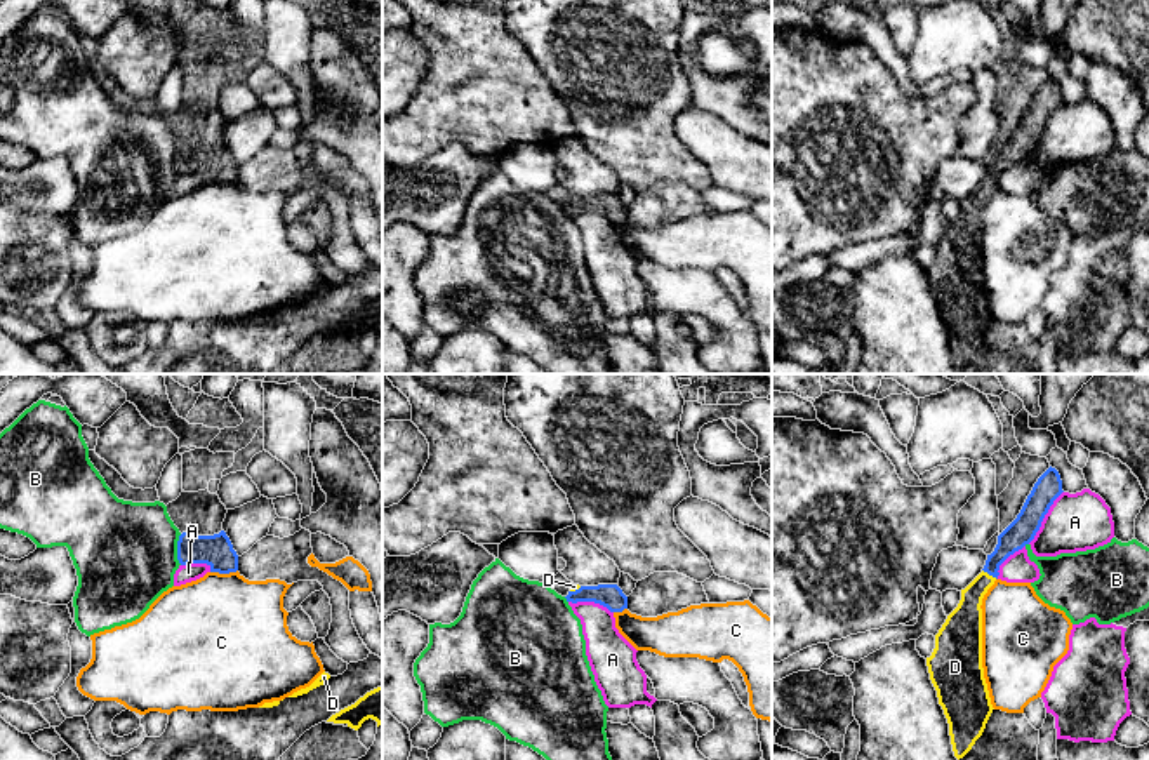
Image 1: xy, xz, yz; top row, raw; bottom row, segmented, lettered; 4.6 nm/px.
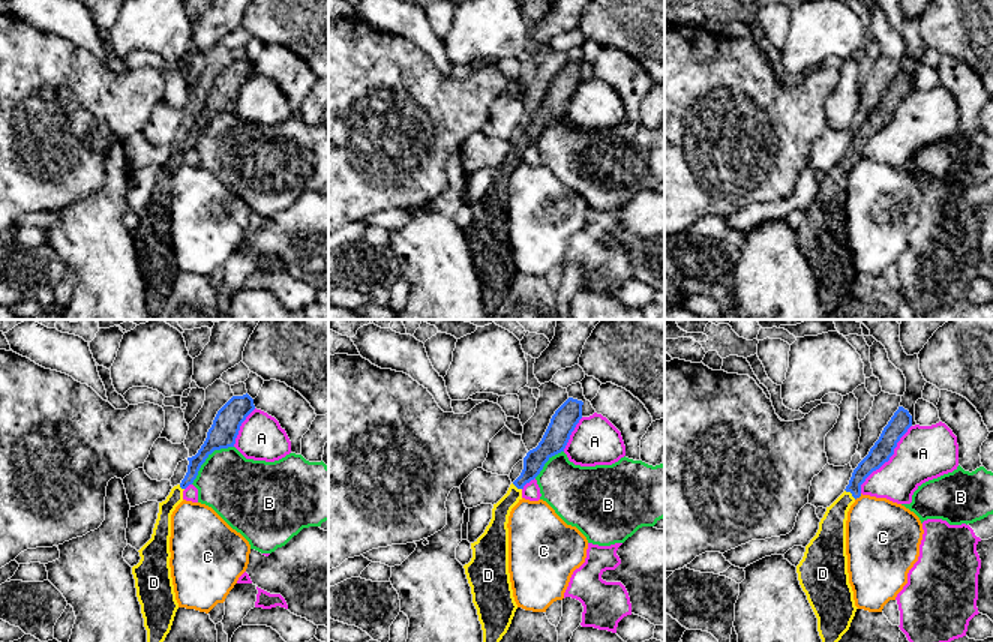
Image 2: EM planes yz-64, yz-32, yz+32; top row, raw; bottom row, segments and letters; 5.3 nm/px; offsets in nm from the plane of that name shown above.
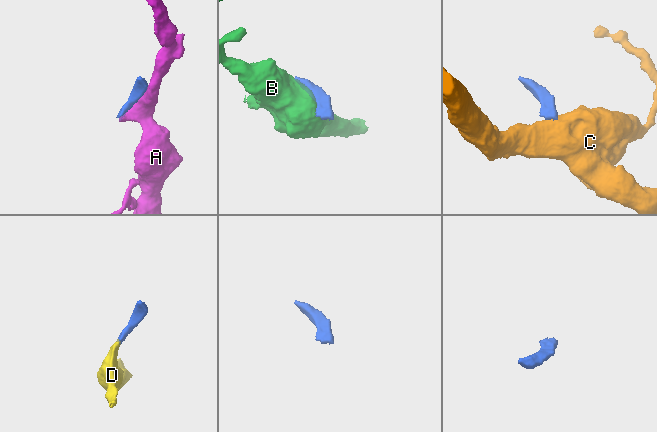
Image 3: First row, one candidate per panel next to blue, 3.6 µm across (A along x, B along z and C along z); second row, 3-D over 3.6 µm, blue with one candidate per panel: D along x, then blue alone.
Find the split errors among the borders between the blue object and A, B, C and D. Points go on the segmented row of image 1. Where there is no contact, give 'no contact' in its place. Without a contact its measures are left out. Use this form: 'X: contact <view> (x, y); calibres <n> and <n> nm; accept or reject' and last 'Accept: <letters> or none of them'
A: contact yz (1043, 517); calibres 120 and 280 nm; reject
B: contact xy (178, 550); calibres 150 and 480 nm; reject
C: contact xy (223, 573); calibres 150 and 500 nm; reject
D: contact yz (989, 574); calibres 120 and 160 nm; accept
Accept: D

